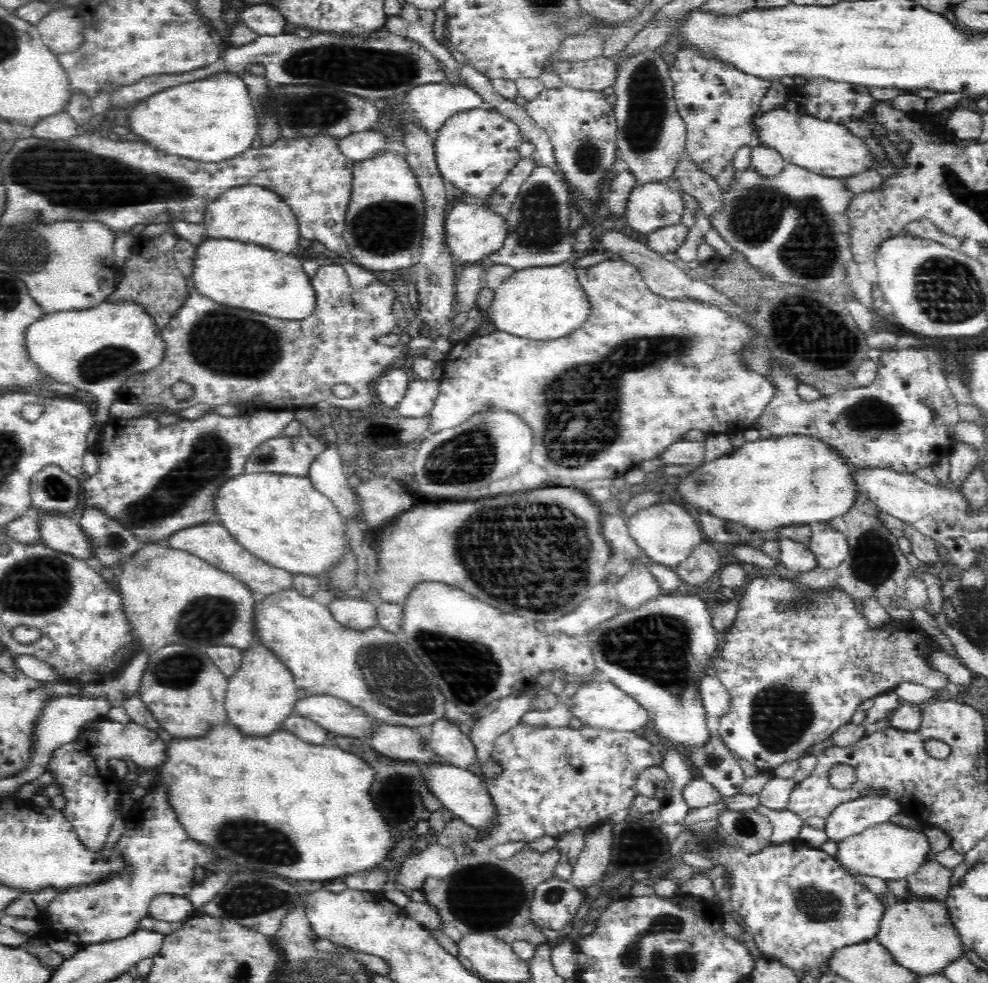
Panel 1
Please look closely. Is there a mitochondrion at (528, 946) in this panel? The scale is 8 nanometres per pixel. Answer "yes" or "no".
no

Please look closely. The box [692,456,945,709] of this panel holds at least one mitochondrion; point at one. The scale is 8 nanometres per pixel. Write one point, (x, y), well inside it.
(874, 558)

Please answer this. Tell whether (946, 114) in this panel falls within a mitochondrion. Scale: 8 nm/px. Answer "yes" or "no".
no

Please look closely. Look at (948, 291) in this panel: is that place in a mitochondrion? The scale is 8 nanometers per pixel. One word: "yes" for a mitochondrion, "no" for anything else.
yes

